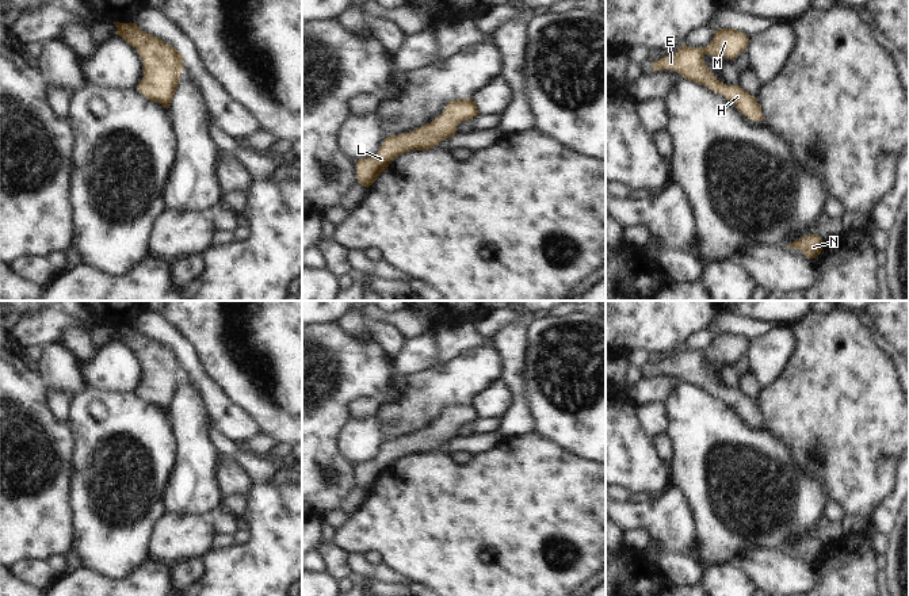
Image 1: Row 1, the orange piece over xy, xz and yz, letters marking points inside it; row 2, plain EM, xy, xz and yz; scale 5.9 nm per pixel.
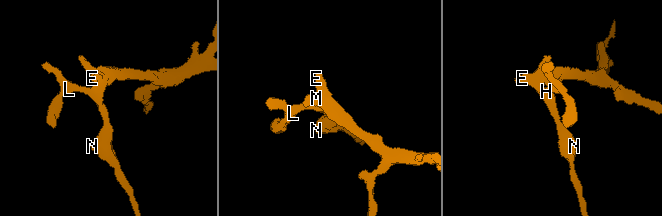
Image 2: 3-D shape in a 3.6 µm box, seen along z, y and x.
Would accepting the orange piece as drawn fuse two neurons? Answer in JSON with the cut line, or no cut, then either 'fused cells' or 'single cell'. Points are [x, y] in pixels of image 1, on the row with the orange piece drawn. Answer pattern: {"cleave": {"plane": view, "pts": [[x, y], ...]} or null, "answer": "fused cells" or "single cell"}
{"cleave": null, "answer": "single cell"}

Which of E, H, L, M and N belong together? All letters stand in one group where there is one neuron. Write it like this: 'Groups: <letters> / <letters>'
Groups: E H L M N

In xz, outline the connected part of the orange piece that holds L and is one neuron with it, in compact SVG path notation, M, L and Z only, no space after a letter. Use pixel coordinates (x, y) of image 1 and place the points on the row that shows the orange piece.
M457 99L451 100L444 112L431 123L406 134L387 135L375 156L356 161L358 183L368 188L394 158L409 150L432 149L440 141L458 134L459 123L470 121L478 114L473 99Z

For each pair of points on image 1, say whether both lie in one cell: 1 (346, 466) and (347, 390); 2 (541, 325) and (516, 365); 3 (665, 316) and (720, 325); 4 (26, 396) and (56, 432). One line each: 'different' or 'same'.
1: same
2: different
3: different
4: same

